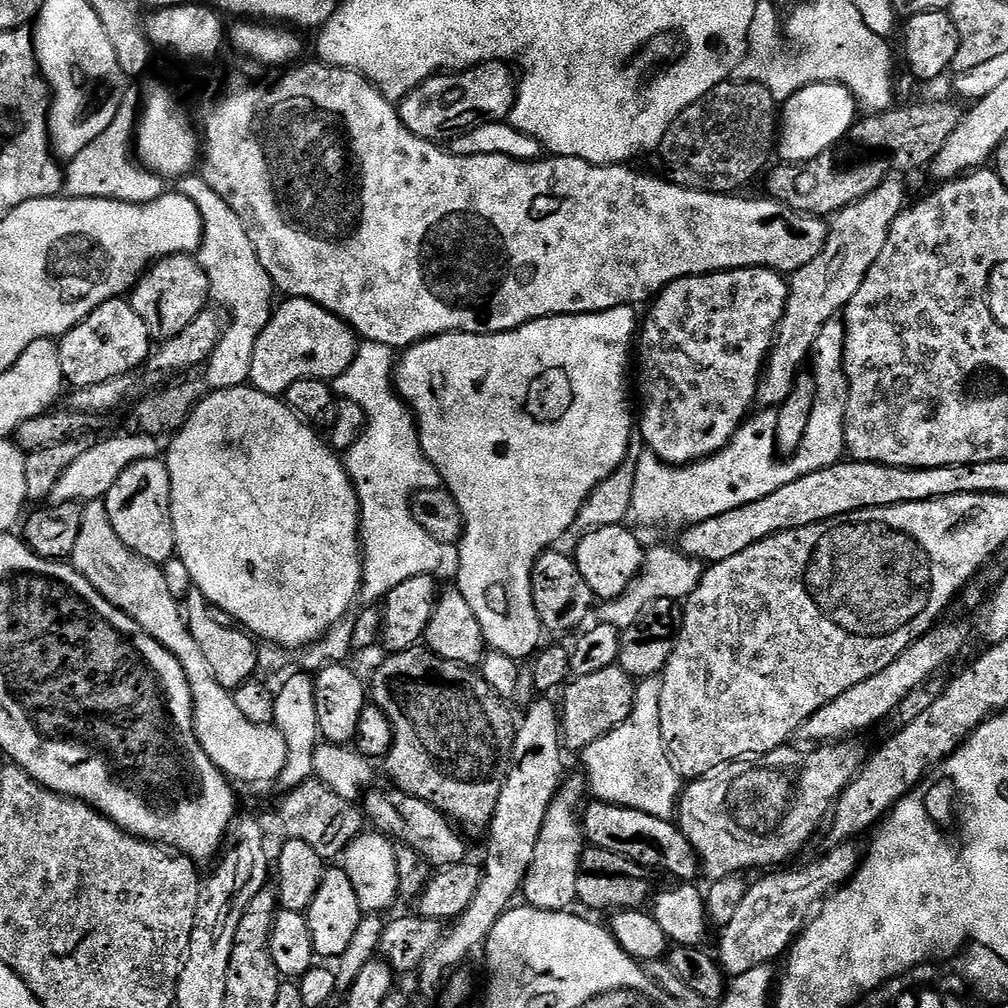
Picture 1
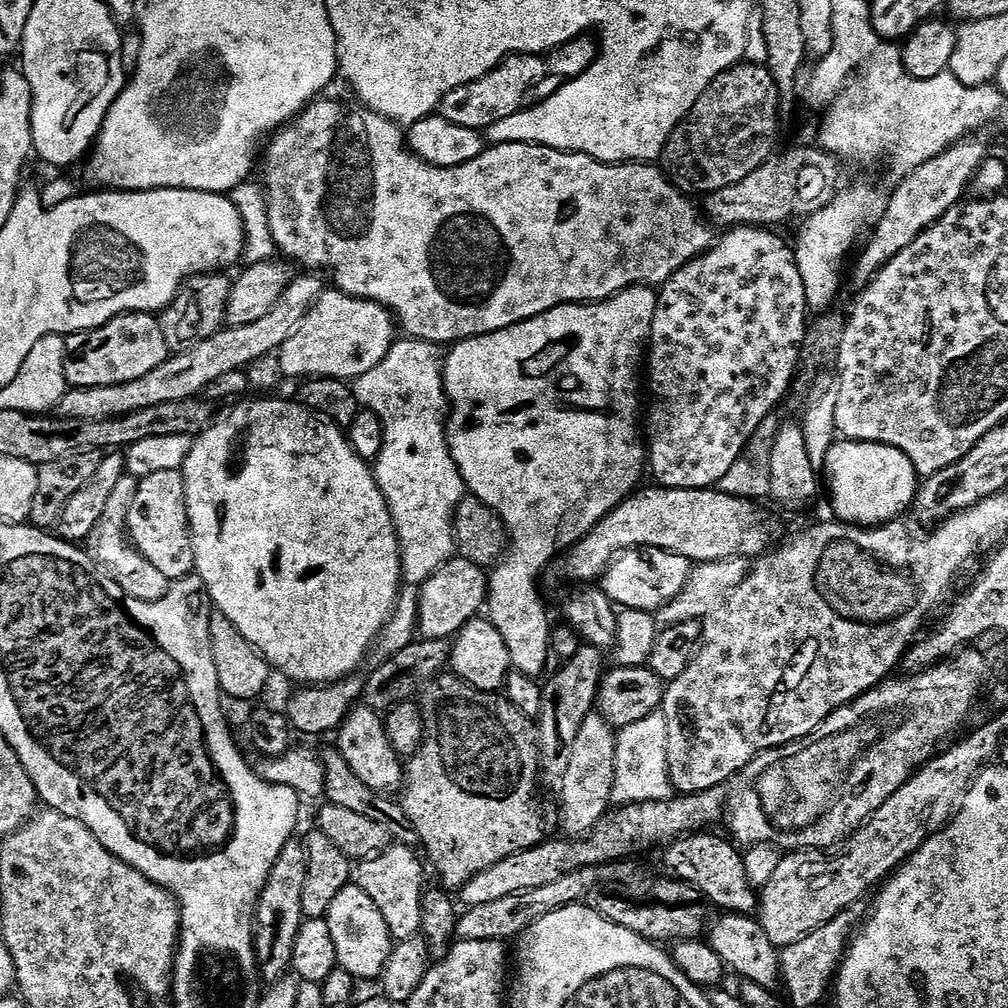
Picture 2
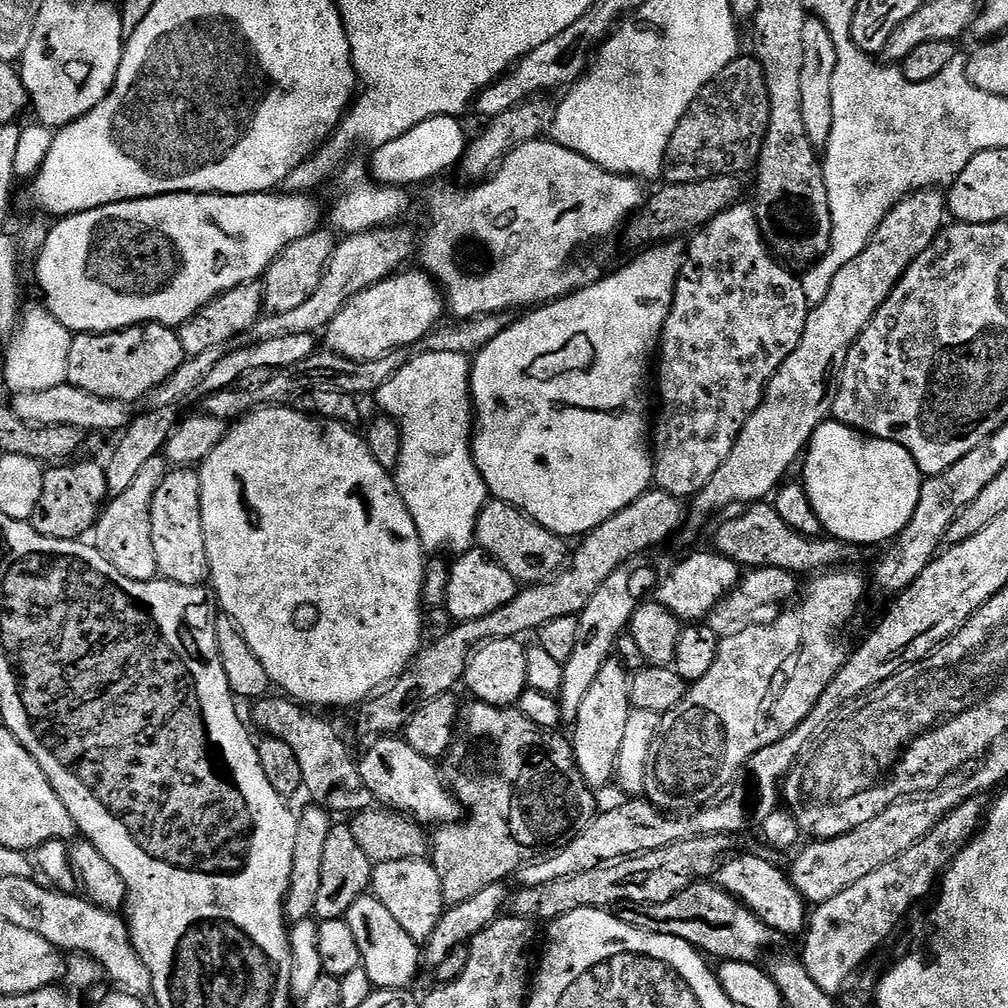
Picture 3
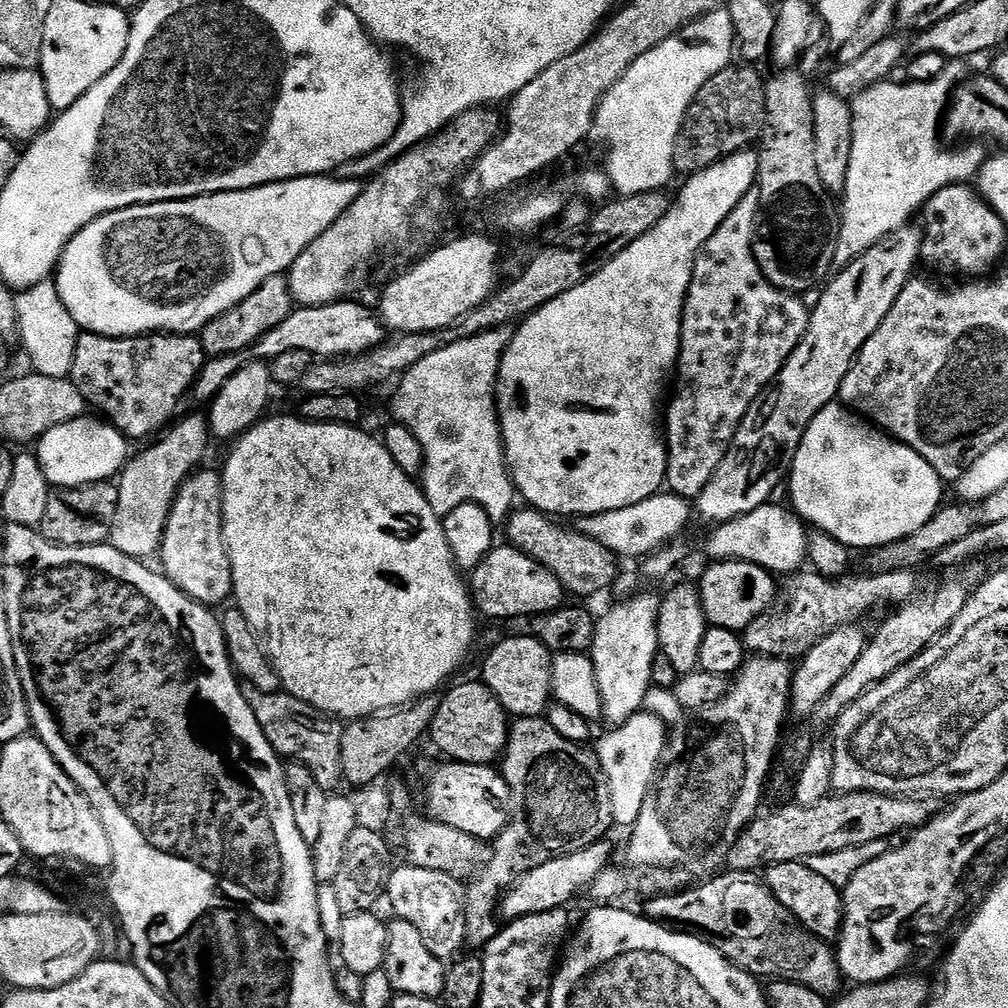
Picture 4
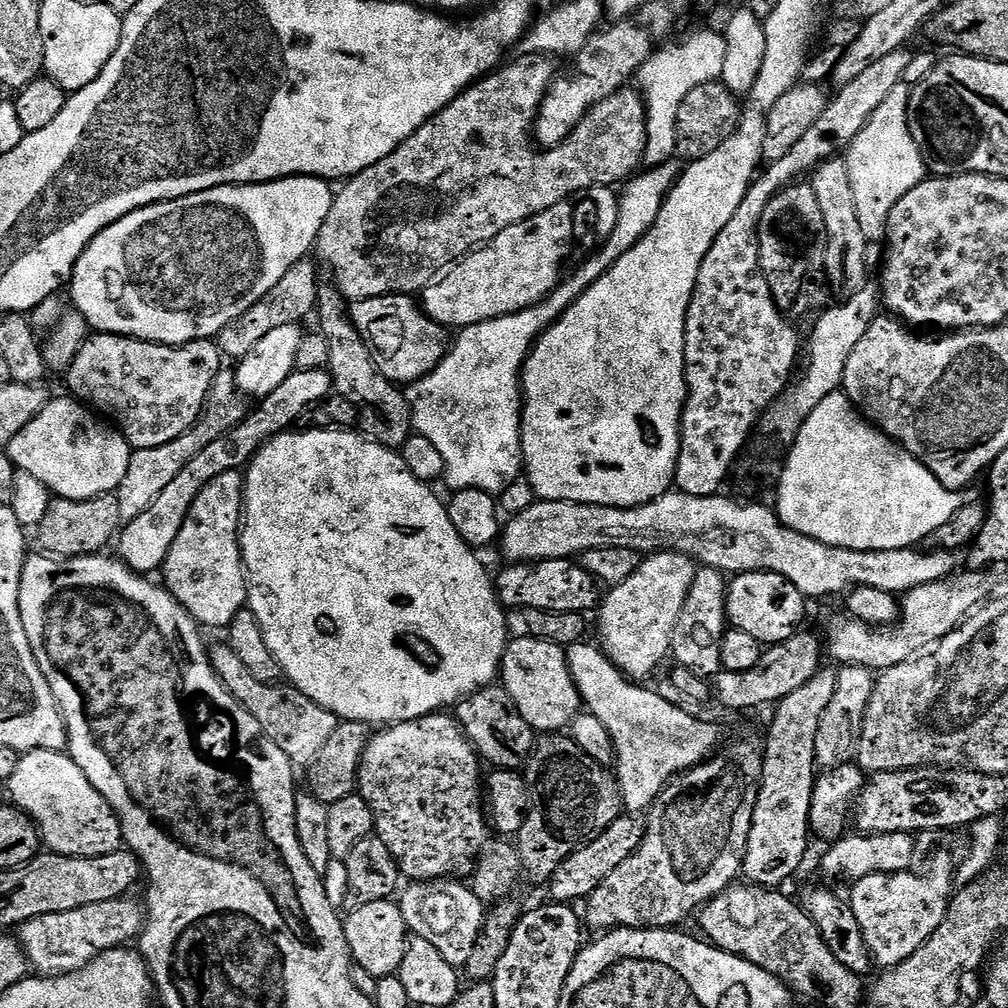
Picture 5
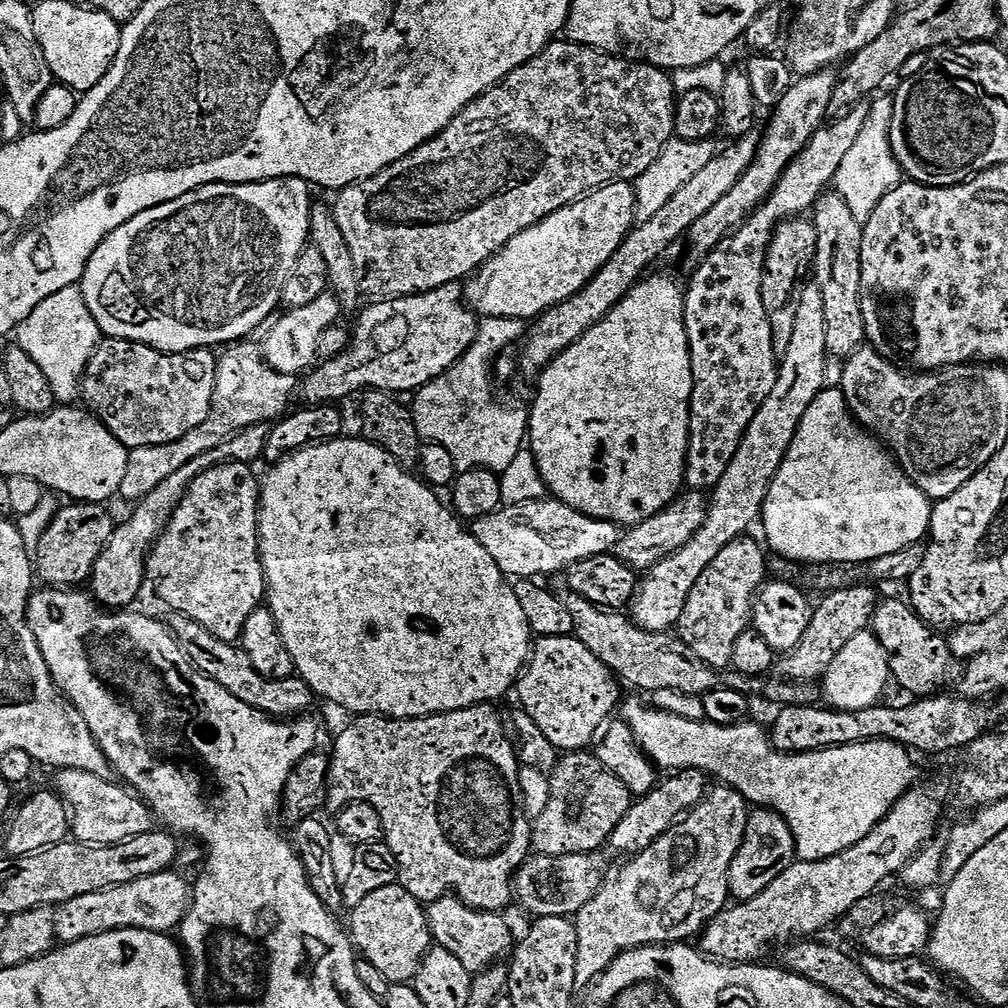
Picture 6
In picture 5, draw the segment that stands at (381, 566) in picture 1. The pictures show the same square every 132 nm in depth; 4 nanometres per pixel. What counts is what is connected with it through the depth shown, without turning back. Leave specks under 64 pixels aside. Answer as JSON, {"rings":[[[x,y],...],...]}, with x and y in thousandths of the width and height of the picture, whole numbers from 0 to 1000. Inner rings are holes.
{"rings":[[[664,161],[644,166],[639,169],[643,171],[628,174],[618,184],[619,191],[616,189],[613,194],[613,220],[598,239],[599,247],[585,255],[568,274],[563,273],[541,298],[522,308],[455,326],[453,333],[456,334],[453,337],[451,334],[440,358],[418,377],[404,382],[412,432],[427,435],[438,450],[439,479],[445,480],[448,488],[469,484],[495,490],[517,475],[520,466],[516,434],[520,360],[534,334],[647,227],[664,188],[671,184],[673,167],[669,164]]]}

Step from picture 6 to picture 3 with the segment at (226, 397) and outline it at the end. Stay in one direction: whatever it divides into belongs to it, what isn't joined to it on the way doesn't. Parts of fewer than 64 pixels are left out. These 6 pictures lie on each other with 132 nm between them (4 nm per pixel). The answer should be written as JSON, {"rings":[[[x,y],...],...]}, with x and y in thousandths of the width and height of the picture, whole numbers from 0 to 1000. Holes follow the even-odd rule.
{"rings":[[[162,451],[149,454],[133,474],[133,479],[120,492],[112,492],[106,497],[95,517],[93,543],[104,552],[109,562],[113,562],[113,565],[125,569],[125,573],[133,573],[137,577],[156,574],[157,554],[153,550],[153,534],[149,530],[149,510],[153,490],[168,467],[169,461]]]}

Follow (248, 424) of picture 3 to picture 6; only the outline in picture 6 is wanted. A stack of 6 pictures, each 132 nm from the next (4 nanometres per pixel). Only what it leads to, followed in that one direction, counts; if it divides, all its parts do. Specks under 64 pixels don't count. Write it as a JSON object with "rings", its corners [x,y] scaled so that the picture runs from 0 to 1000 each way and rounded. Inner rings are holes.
{"rings":[[[363,435],[357,437],[324,437],[321,440],[312,440],[302,444],[299,448],[293,448],[285,452],[283,456],[269,461],[270,469],[261,473],[258,485],[258,557],[262,563],[262,577],[264,580],[264,601],[272,609],[276,617],[276,625],[280,629],[280,637],[284,637],[284,645],[288,645],[288,653],[292,653],[294,671],[302,675],[310,682],[311,688],[337,702],[342,702],[348,708],[368,708],[370,710],[384,710],[390,714],[415,714],[418,710],[434,710],[437,706],[449,706],[459,702],[471,702],[473,698],[487,699],[488,694],[496,694],[504,686],[509,686],[510,680],[515,676],[526,654],[526,648],[530,642],[530,632],[526,621],[522,617],[522,609],[518,609],[518,601],[514,598],[512,584],[500,572],[498,565],[494,565],[494,558],[474,542],[474,538],[468,533],[467,527],[450,511],[449,505],[443,499],[436,496],[434,489],[420,475],[414,474],[408,467],[402,466],[389,455],[389,451],[379,446],[373,440],[367,439]]]}

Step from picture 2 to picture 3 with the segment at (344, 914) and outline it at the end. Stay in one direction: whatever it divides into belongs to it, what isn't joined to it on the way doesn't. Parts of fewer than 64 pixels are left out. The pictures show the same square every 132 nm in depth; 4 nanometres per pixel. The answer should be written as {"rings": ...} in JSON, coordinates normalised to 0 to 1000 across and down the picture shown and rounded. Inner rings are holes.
{"rings":[[[362,887],[351,895],[351,899],[347,899],[343,912],[347,923],[351,923],[357,955],[363,966],[367,966],[370,981],[408,981],[408,976],[419,961],[419,940],[415,934],[403,927],[403,923],[399,923],[399,919],[395,919],[387,903],[383,903],[383,899],[379,899],[379,895],[375,895],[372,889]]]}

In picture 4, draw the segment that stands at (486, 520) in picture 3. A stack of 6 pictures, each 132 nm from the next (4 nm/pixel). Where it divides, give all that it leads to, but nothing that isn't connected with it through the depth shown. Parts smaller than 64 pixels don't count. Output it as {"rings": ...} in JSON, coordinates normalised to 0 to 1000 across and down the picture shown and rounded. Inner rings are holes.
{"rings":[[[527,502],[517,503],[509,507],[502,517],[504,524],[503,539],[507,543],[514,545],[518,550],[530,554],[554,577],[558,577],[561,588],[571,591],[591,591],[594,587],[599,587],[602,583],[606,584],[613,574],[611,560],[613,553],[597,538],[589,538],[589,534],[581,534],[581,530],[572,528],[570,523],[563,522],[559,524],[559,519],[553,518],[549,513],[532,507]]]}

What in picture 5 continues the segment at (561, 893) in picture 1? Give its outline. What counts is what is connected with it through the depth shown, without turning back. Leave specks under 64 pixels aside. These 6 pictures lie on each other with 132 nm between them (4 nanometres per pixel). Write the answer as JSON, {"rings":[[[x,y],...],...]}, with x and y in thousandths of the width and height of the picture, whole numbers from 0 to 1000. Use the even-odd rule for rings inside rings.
{"rings":[[[648,548],[640,551],[634,562],[611,583],[598,592],[593,603],[595,635],[607,659],[628,677],[642,676],[642,671],[667,645],[669,621],[681,601],[681,593],[690,572],[691,559],[676,548]]]}

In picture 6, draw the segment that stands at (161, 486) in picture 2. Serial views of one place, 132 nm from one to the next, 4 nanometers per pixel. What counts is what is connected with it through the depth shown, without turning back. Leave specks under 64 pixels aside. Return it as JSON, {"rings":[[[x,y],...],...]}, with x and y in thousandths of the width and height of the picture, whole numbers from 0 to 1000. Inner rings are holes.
{"rings":[[[218,460],[215,464],[204,466],[196,474],[192,474],[192,478],[187,484],[187,489],[181,494],[181,498],[177,502],[177,506],[173,506],[173,510],[169,514],[169,518],[165,522],[165,526],[155,535],[155,541],[151,547],[147,549],[147,558],[145,561],[145,571],[155,582],[155,587],[159,590],[159,595],[173,607],[179,607],[185,613],[188,613],[192,617],[196,617],[196,621],[204,621],[204,625],[208,625],[208,629],[212,629],[212,633],[220,633],[226,639],[234,639],[240,629],[240,621],[244,621],[244,613],[248,613],[248,609],[252,609],[252,605],[259,602],[264,595],[264,580],[262,577],[262,563],[258,557],[258,485],[259,477],[254,476],[254,472],[250,469],[251,465],[245,460]]]}

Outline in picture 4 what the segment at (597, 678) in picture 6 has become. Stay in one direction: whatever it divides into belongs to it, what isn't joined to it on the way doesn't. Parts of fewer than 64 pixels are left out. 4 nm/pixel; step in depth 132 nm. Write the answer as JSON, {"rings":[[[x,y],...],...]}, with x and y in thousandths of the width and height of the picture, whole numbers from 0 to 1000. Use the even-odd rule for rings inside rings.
{"rings":[[[527,629],[500,635],[480,655],[478,678],[498,696],[505,711],[539,711],[546,701],[548,689],[548,652],[544,642]]]}

